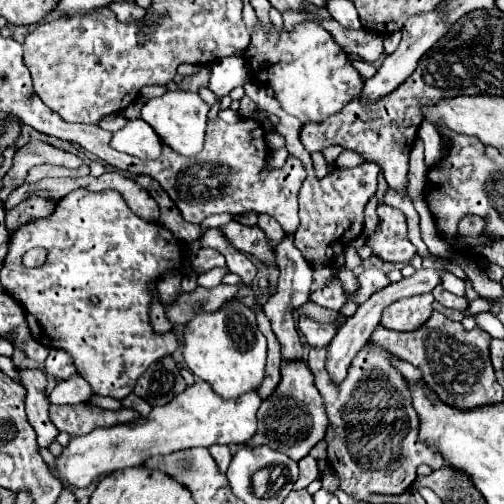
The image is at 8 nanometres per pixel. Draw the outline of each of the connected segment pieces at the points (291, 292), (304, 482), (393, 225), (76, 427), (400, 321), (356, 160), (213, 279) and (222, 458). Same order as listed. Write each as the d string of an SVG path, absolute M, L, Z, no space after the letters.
M285 236L277 246L275 246L275 252L277 252L277 266L279 266L279 290L275 296L271 296L267 300L267 304L263 306L263 312L265 316L271 320L271 328L281 344L281 356L285 362L295 362L295 360L303 360L303 346L301 346L301 340L299 340L299 334L297 334L297 328L295 328L295 320L293 320L293 310L301 304L305 304L309 300L309 292L311 292L311 268L309 264L305 262L305 258L301 256L301 252L295 248L295 236Z
M305 456L301 462L299 462L299 478L295 482L295 490L299 488L307 488L309 482L313 482L315 478L319 478L319 468L317 468L317 462L311 458L311 456Z
M379 204L379 228L377 234L367 240L373 254L387 262L403 262L409 264L415 256L415 246L407 236L407 220L405 214L393 206Z
M75 404L75 406L51 406L49 418L59 430L67 432L69 436L77 436L77 434L87 434L99 426L115 426L115 424L131 422L139 418L139 412L133 408L103 410L97 406Z
M421 294L397 300L381 314L381 326L399 332L411 332L427 322L427 318L433 312L431 304L433 304L433 294Z
M343 150L341 154L339 154L339 158L335 160L335 166L337 168L353 168L353 166L357 166L357 164L361 164L363 162L363 158L359 156L359 154L355 154L355 152L351 152L351 150Z
M213 268L213 270L207 270L203 274L199 274L197 278L197 284L203 286L203 288L215 288L221 284L221 280L229 274L227 268Z
M213 444L213 446L209 446L209 452L211 452L213 460L217 462L219 470L225 472L227 466L229 466L229 462L231 462L231 452L229 452L229 448L223 446L223 444Z

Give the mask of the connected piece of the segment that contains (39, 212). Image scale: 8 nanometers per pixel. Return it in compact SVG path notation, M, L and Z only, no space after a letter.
M29 196L25 198L21 204L13 206L7 210L5 216L5 224L9 228L9 232L13 232L15 228L19 228L21 224L33 220L33 218L43 218L49 216L55 210L57 202L51 198L41 198L41 196Z

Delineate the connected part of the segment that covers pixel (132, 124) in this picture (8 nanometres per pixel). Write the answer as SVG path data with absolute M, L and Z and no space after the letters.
M141 118L127 120L127 124L113 134L111 144L115 150L137 158L157 158L163 148L157 132Z

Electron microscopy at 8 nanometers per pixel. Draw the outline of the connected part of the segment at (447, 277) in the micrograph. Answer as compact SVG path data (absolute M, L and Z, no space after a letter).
M451 272L441 274L441 286L449 292L455 292L455 294L461 294L461 296L465 294L465 282L461 278L457 278L455 274L451 274Z

